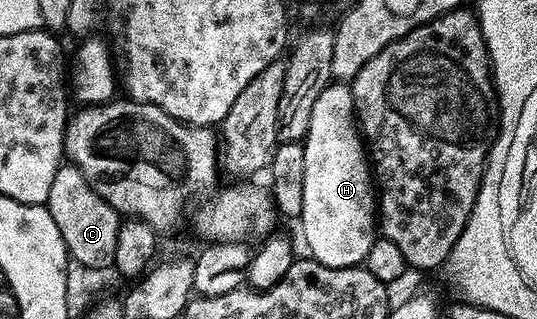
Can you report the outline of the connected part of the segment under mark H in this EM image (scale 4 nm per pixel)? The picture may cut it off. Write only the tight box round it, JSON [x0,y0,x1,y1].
[299,82,379,267]

